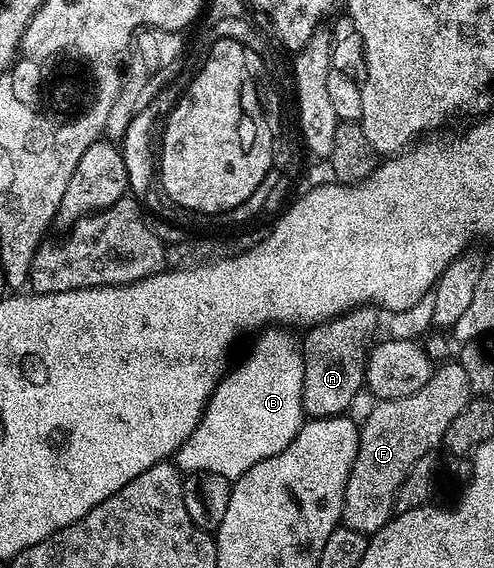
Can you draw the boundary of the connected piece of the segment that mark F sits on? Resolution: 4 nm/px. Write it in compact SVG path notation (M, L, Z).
M446 360L434 375L412 396L400 400L378 400L368 420L358 431L358 451L344 488L341 525L367 536L374 534L395 517L398 490L416 460L433 455L444 440L452 420L471 400L468 375L457 360Z

